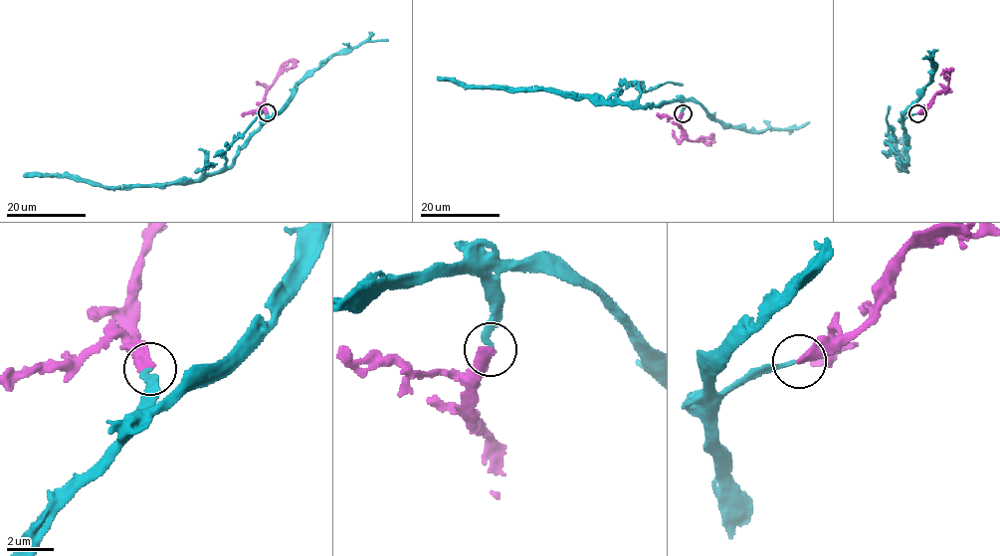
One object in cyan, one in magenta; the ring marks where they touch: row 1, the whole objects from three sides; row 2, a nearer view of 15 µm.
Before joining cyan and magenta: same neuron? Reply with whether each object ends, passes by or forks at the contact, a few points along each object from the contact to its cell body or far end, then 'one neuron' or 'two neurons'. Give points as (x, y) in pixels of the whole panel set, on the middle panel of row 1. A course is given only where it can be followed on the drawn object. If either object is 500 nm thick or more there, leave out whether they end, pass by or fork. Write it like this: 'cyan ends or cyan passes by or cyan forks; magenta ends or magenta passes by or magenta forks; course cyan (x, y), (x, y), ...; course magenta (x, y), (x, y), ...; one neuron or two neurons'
cyan ends; magenta ends; course cyan (682, 113), (679, 100), (643, 107), (632, 101), (615, 102), (539, 90), (469, 87), (437, 77); course magenta (682, 113), (681, 128), (691, 141), (705, 142), (710, 140), (712, 133); one neuron

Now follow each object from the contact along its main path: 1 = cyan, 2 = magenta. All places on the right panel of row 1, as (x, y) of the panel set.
1: (917, 113), (908, 115), (903, 122), (907, 158), (900, 169), (899, 166), (905, 146), (899, 140)
2: (917, 113), (925, 109), (935, 95), (948, 87), (951, 69), (940, 75)

